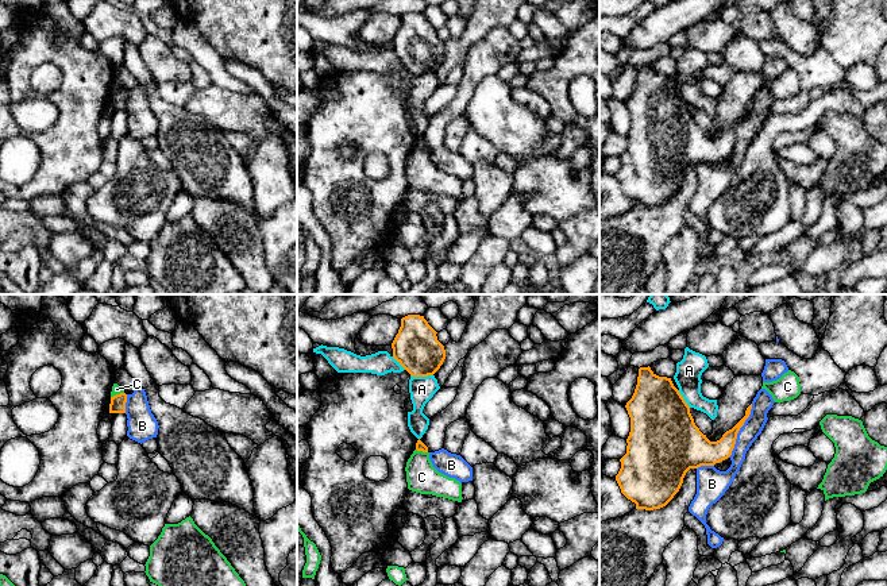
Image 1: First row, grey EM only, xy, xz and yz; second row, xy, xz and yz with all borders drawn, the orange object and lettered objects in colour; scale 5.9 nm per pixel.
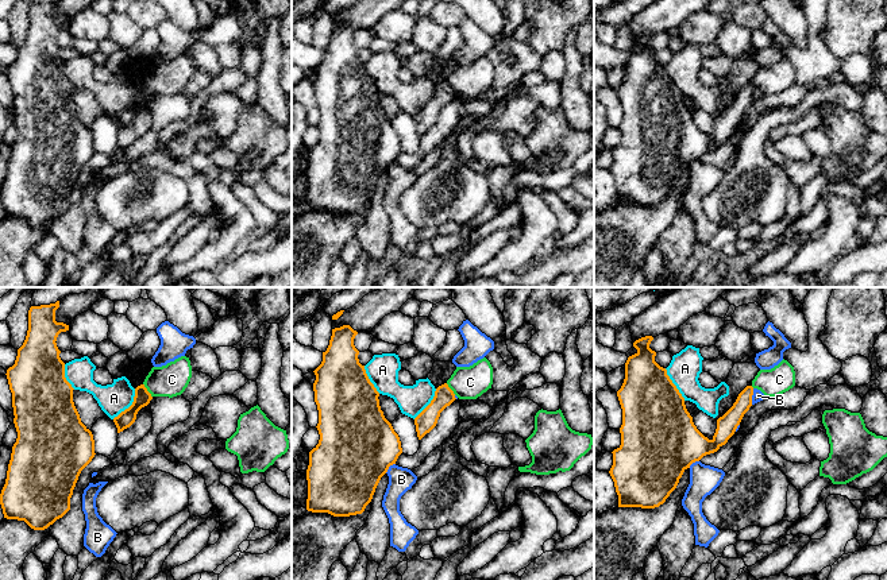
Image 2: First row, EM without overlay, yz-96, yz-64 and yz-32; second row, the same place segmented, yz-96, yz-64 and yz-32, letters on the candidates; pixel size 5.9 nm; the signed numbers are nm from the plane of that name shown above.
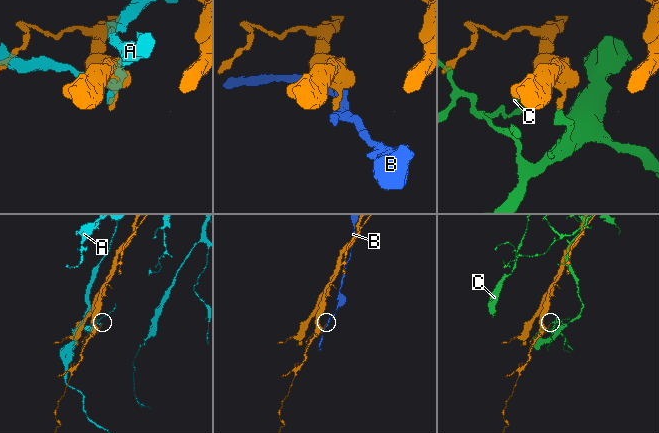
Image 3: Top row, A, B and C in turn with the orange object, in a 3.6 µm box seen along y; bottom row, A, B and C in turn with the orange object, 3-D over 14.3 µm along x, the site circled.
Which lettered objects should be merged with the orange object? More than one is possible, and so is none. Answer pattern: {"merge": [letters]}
{"merge": []}

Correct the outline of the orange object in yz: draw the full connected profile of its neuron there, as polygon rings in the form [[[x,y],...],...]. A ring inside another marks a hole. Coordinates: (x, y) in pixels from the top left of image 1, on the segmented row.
[[[648,366],[639,369],[635,393],[625,408],[630,417],[630,432],[616,481],[621,493],[636,504],[636,509],[653,510],[666,506],[674,498],[690,469],[714,466],[732,455],[737,433],[749,417],[752,404],[732,429],[720,440],[710,442],[695,425],[690,406],[671,378],[656,375]]]

